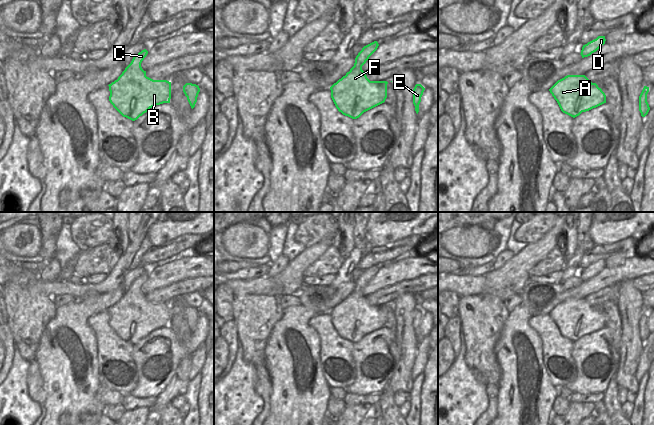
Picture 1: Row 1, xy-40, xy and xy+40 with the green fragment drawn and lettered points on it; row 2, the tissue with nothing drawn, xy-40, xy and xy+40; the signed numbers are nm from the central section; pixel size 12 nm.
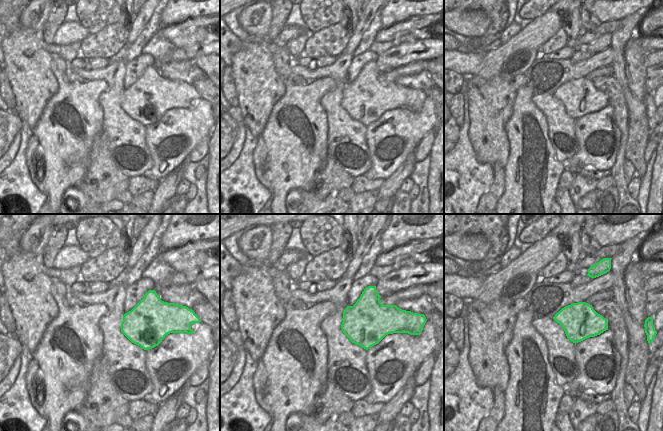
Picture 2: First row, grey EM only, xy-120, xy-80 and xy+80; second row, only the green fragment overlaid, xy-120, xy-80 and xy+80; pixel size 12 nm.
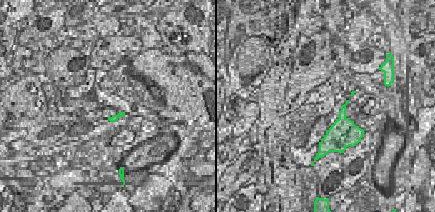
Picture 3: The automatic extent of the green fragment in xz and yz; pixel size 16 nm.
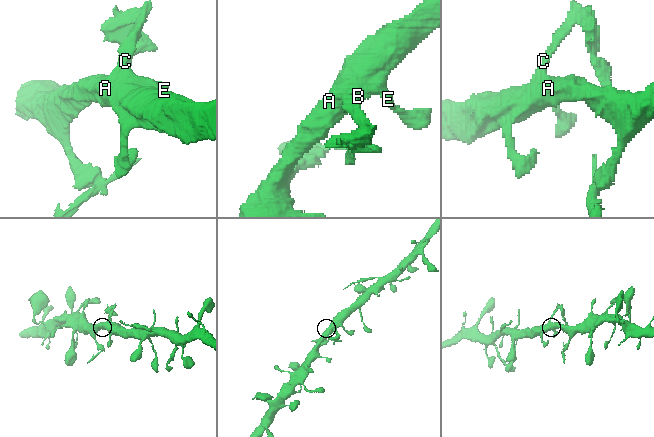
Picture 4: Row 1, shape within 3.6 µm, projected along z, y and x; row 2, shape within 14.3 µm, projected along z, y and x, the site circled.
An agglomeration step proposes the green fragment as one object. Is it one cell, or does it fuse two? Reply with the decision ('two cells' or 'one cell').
one cell

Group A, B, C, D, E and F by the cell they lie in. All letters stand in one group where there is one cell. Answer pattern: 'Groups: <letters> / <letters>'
Groups: A B C D E F

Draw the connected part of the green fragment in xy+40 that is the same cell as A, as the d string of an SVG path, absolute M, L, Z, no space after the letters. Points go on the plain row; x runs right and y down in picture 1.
M567 299L550 313L561 335L573 342L606 327L606 319L585 299Z

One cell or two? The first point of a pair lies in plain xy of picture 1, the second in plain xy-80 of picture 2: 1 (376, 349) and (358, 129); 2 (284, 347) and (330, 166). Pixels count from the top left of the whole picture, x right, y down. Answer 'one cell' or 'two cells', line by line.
1: two cells
2: two cells

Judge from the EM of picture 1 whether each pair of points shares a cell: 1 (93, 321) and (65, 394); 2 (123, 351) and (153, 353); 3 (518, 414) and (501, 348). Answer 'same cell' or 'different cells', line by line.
1: different cells
2: different cells
3: same cell

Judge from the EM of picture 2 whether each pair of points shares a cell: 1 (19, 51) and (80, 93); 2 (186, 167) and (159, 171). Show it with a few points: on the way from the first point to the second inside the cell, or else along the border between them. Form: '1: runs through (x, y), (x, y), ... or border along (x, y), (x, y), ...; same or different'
1: border along (52, 62), (51, 69), (58, 90), (50, 98); different
2: border along (187, 160), (179, 166); different

